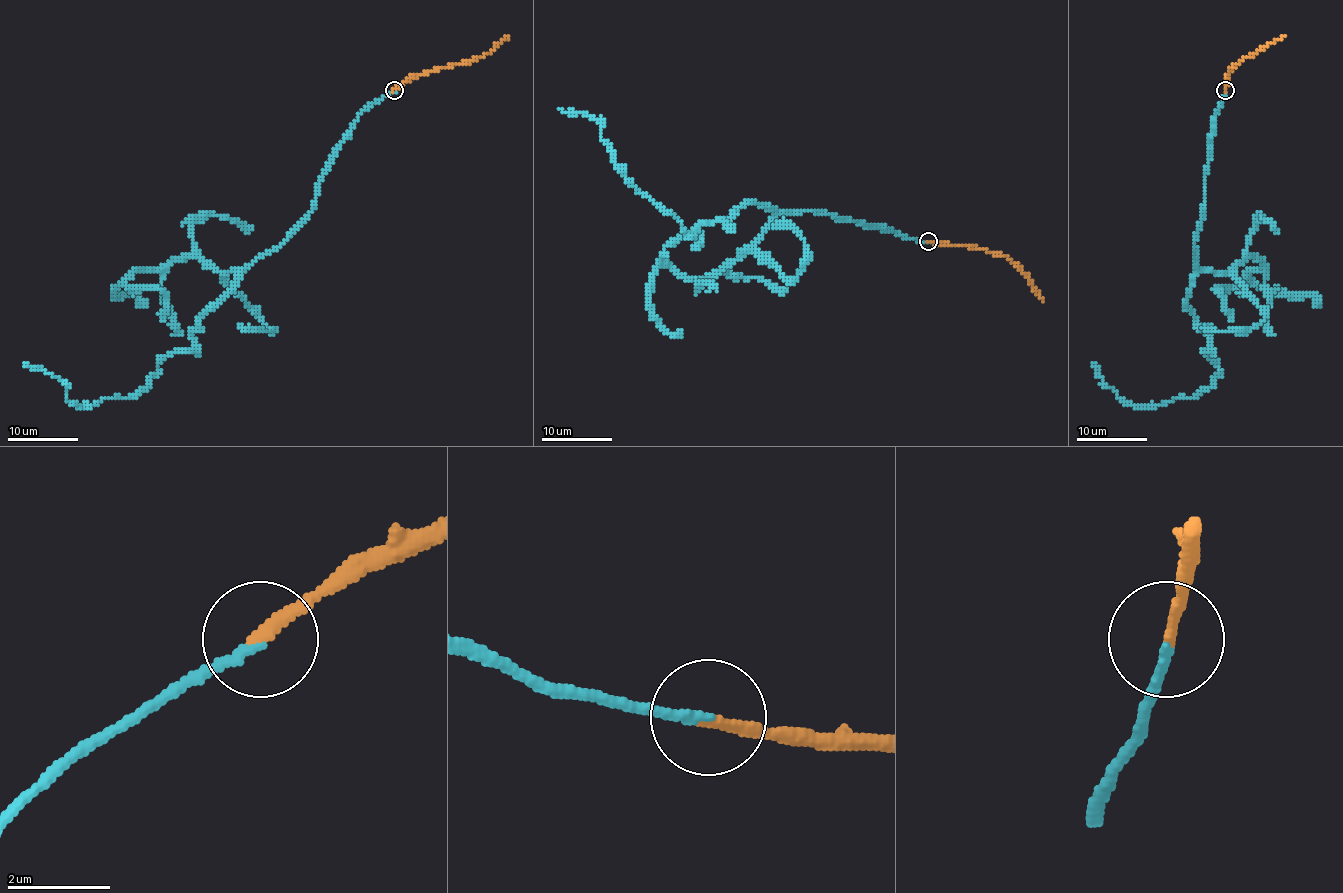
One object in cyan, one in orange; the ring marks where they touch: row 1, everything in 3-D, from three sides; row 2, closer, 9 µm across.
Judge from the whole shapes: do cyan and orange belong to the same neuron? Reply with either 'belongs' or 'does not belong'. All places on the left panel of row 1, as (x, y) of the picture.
belongs

